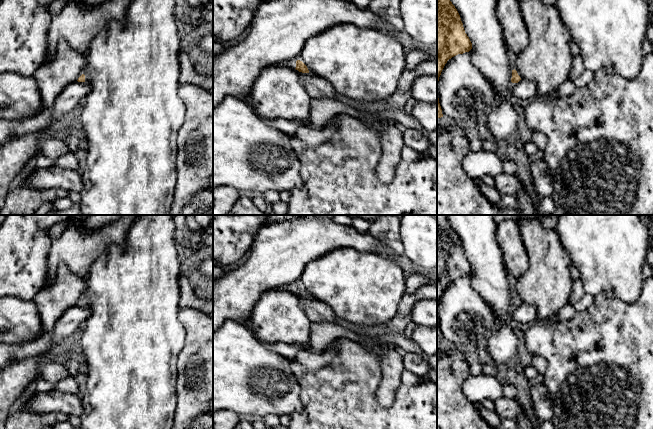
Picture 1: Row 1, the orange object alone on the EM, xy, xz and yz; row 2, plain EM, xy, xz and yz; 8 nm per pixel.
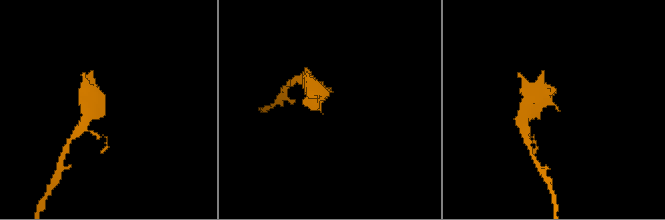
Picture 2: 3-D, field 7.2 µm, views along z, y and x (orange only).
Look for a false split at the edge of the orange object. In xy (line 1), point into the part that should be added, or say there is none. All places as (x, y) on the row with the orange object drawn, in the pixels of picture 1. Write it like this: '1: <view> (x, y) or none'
1: none

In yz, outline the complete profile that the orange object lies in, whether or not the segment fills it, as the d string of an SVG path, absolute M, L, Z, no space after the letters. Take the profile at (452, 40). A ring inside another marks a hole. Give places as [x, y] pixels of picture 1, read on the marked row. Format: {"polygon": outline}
{"polygon": "M437 0L437 118L443 117L438 98L438 81L449 59L469 52L472 43L460 15L450 0Z"}

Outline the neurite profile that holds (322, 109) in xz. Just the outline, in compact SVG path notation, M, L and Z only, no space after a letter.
M312 98L311 112L309 116L310 123L307 128L319 131L326 126L331 118L339 114L346 114L360 119L363 113L364 112L335 99Z

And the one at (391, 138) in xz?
M365 112L360 117L360 120L374 128L379 134L382 155L376 168L376 175L380 182L389 184L393 181L396 167L401 161L401 151L405 146L403 133L392 123L384 126Z

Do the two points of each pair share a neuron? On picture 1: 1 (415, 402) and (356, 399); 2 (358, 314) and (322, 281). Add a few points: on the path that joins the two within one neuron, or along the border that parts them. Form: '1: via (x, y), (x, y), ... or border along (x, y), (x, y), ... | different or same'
1: via (400, 414), (371, 414) | same
2: via (349, 305), (331, 289) | same

